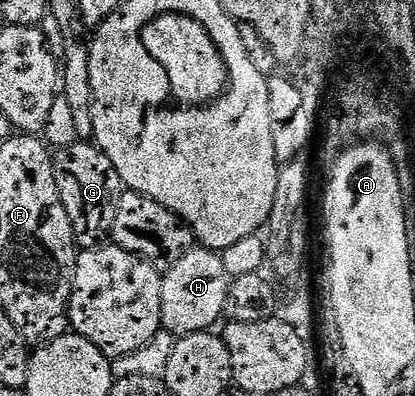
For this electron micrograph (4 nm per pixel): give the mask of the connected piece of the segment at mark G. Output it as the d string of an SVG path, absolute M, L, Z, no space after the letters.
M87 140L62 147L54 159L57 192L61 192L61 204L65 204L65 212L69 212L76 243L84 250L104 245L111 238L113 220L117 220L119 196L124 189L123 181L117 176L117 168L113 168L113 160Z

